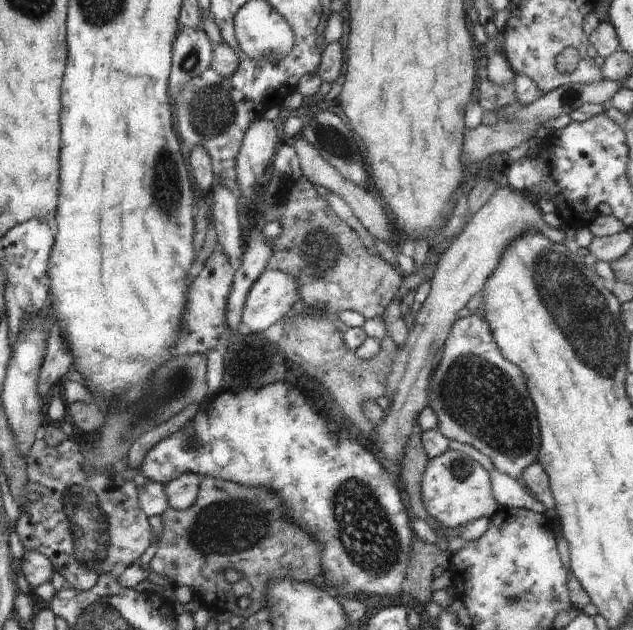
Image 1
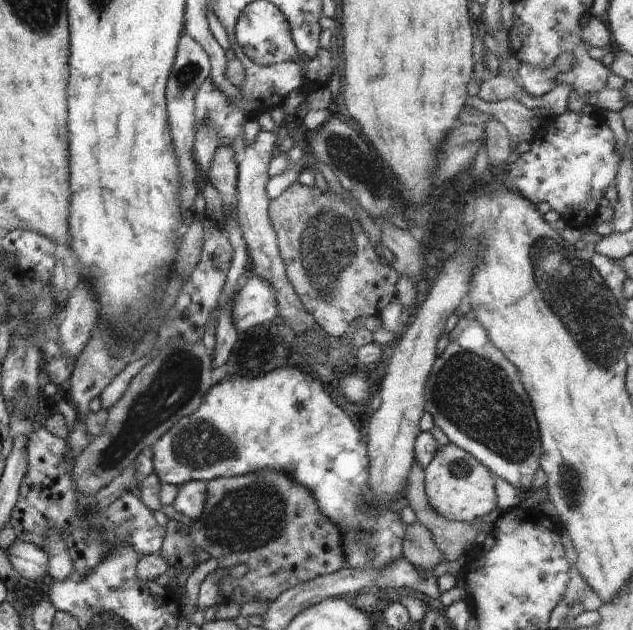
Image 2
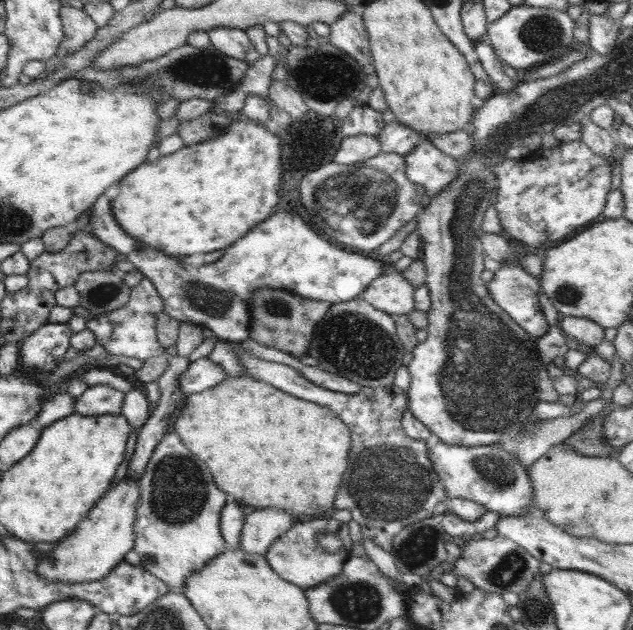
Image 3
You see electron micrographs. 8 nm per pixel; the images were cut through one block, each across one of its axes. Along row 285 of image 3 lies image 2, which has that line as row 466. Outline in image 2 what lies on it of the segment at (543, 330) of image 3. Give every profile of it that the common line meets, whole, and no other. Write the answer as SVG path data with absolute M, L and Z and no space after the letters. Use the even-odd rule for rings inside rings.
M470 314L461 315L454 330L448 333L448 347L434 362L426 384L424 409L451 444L474 456L493 475L503 478L522 491L531 487L543 453L538 434L539 425L532 412L528 392L520 382L516 366L508 362L506 356L492 345L484 326Z

